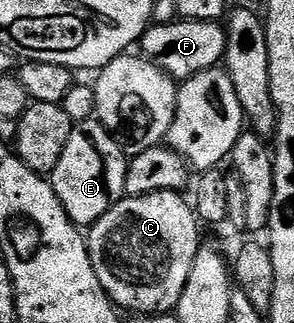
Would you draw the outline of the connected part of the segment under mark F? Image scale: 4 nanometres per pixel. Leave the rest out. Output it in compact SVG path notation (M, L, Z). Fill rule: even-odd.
M189 18L176 20L164 26L148 26L141 39L141 54L171 78L186 80L206 70L216 69L223 61L226 43L227 31L219 22L202 22Z

